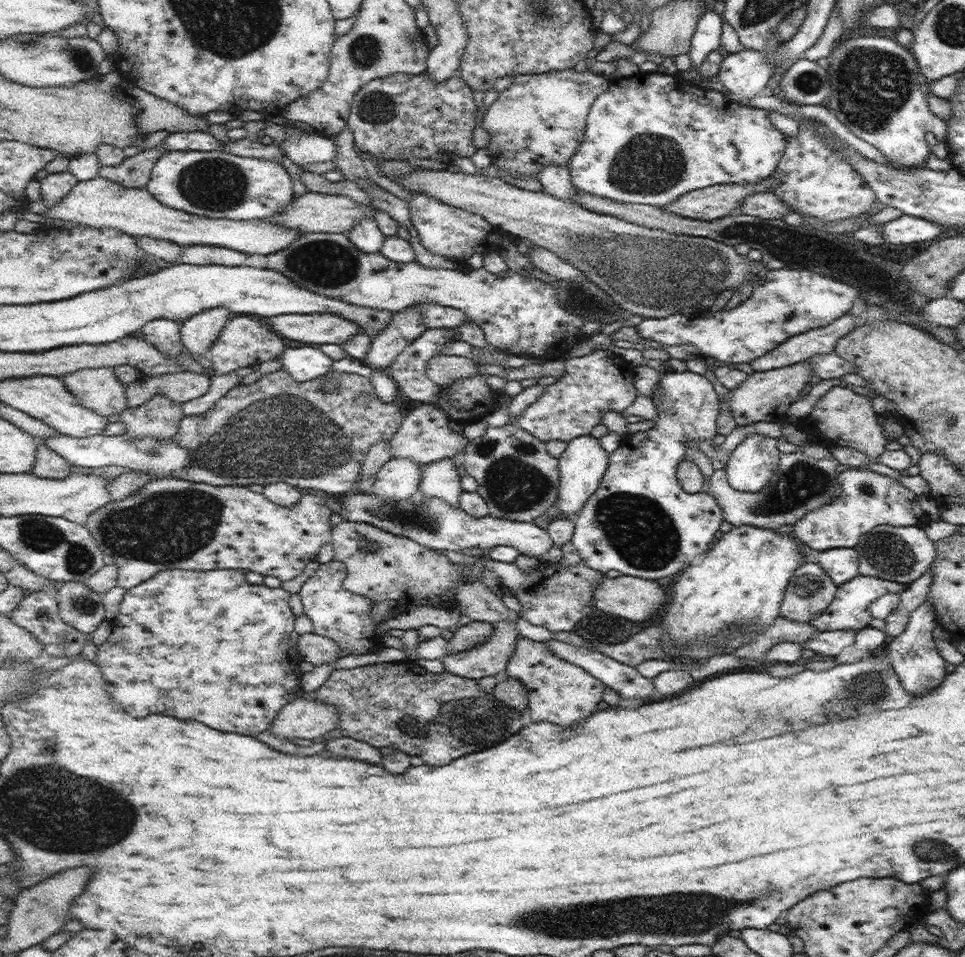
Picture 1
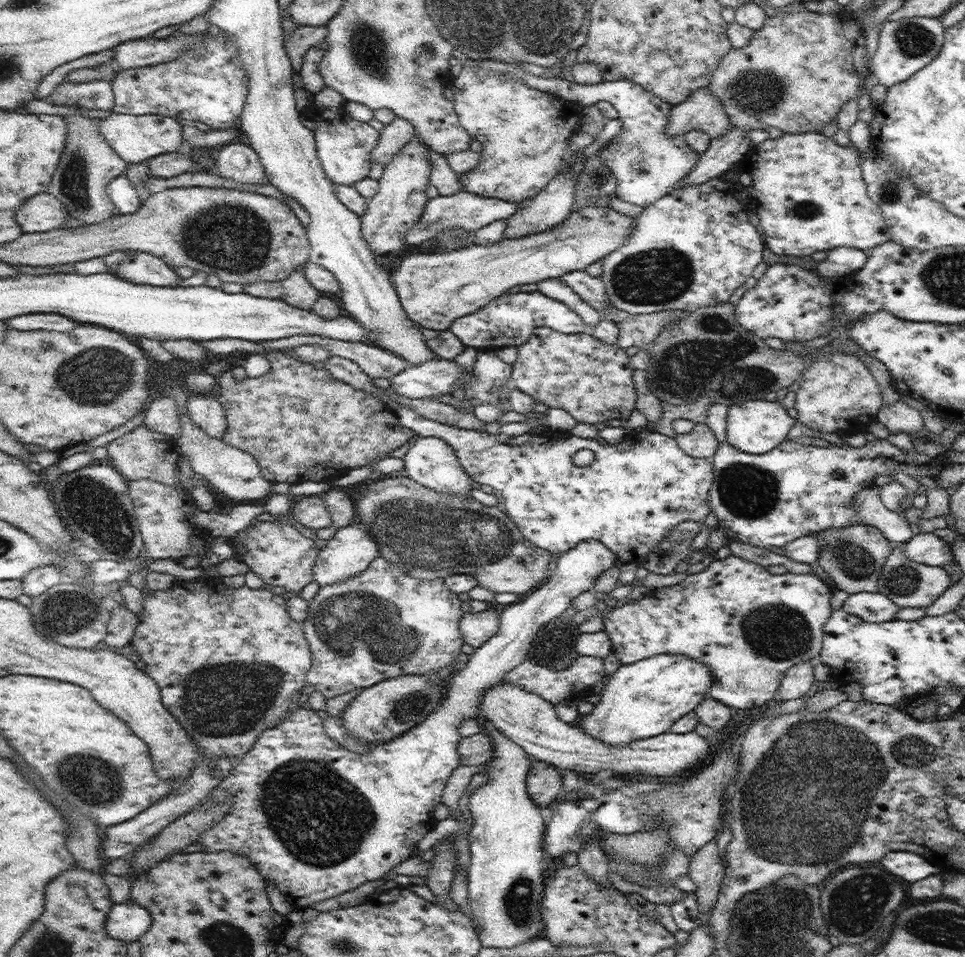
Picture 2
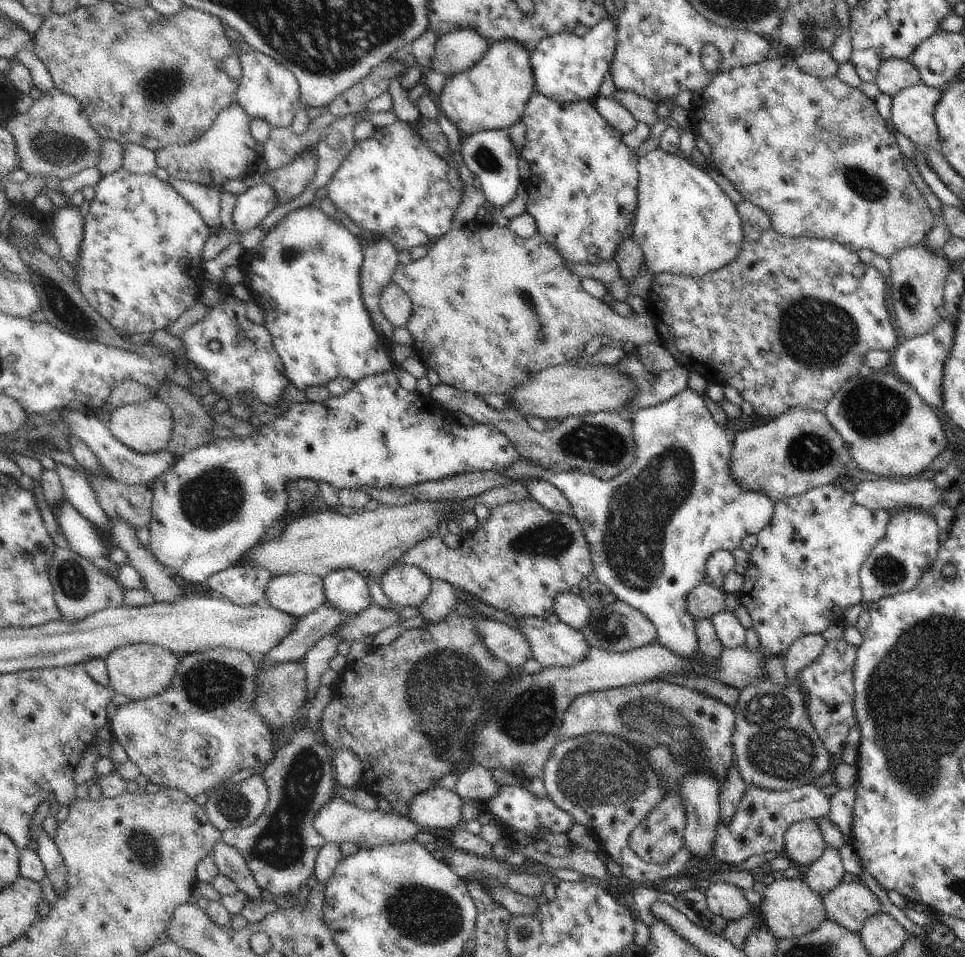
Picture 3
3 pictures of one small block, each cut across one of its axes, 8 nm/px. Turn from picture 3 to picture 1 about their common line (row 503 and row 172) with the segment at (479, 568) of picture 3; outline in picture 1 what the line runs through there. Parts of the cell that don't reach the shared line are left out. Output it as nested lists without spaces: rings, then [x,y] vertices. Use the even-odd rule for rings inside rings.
[[[581,66],[561,72],[547,72],[547,74],[519,74],[513,76],[513,82],[507,90],[497,92],[497,100],[481,114],[479,126],[489,132],[489,158],[491,164],[495,164],[505,174],[515,176],[537,176],[537,172],[543,168],[543,164],[553,162],[557,166],[565,166],[569,162],[569,156],[579,148],[585,134],[585,122],[587,114],[591,110],[591,104],[611,86],[611,80],[605,80],[599,74],[585,72]]]

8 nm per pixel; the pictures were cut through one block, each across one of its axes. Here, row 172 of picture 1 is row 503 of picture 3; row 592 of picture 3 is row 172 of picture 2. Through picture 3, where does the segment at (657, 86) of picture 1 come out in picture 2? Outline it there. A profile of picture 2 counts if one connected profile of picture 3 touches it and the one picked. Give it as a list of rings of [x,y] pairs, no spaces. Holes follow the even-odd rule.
[[[551,76],[547,88],[551,94],[569,102],[577,102],[581,106],[591,106],[599,100],[605,100],[617,110],[617,120],[623,124],[623,130],[601,148],[601,160],[615,178],[615,196],[621,202],[649,208],[659,198],[667,196],[667,192],[673,192],[673,188],[681,184],[681,180],[693,170],[699,160],[699,154],[685,142],[683,134],[669,136],[665,132],[671,104],[663,102],[659,96],[651,94],[635,82],[613,80],[583,86],[571,78],[557,80]]]

